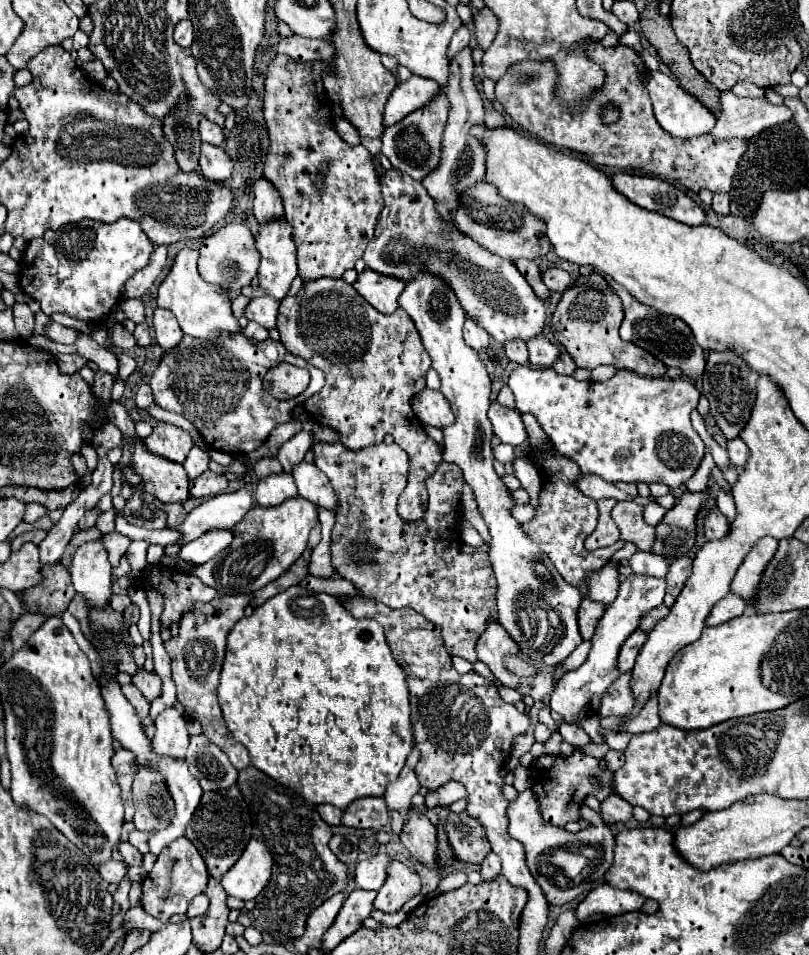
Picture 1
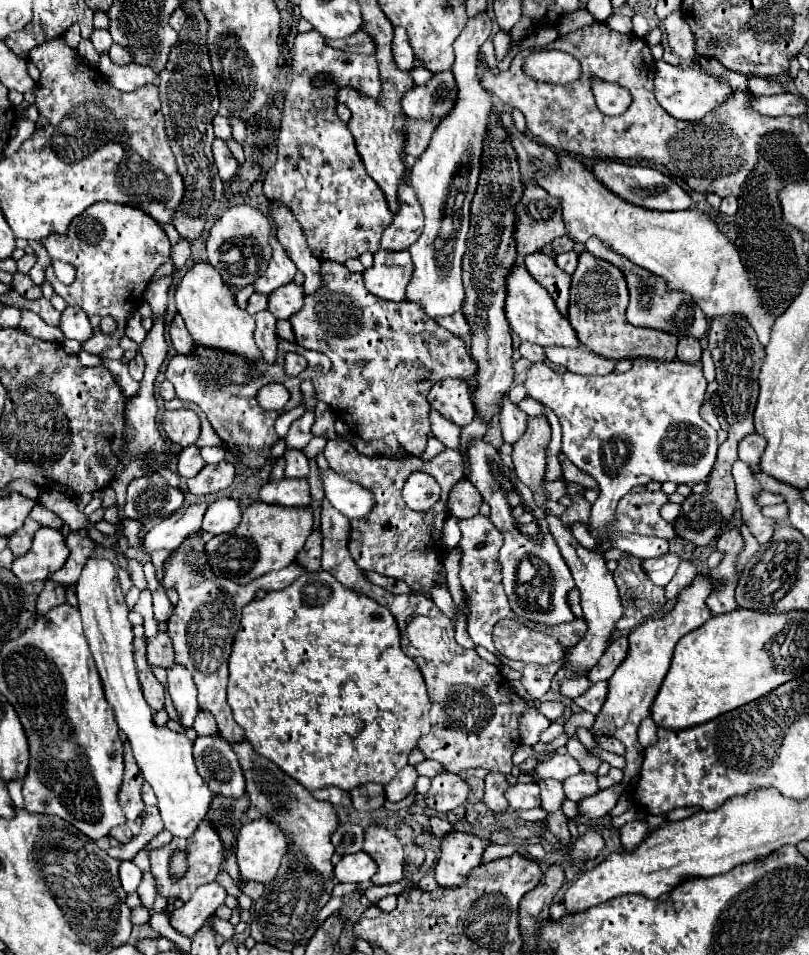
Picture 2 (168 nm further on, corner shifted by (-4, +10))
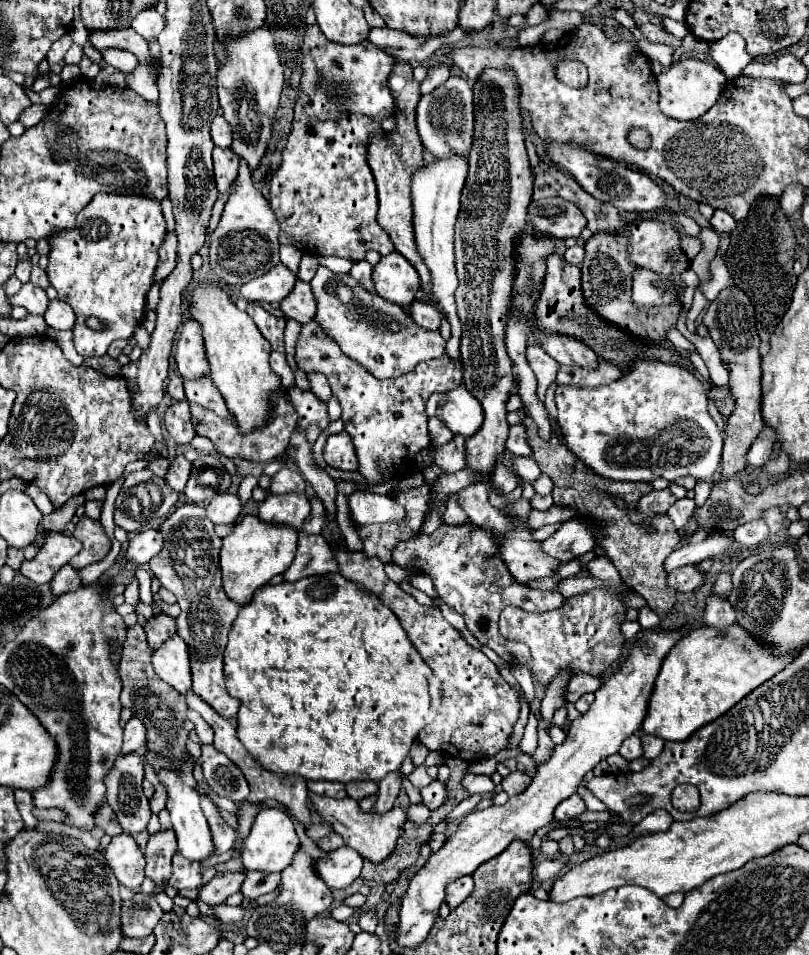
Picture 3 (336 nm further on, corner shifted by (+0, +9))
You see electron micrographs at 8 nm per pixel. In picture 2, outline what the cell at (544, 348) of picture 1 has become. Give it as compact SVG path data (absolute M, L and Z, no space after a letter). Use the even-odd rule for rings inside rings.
M544 348L550 362L564 366L568 372L582 374L582 376L606 376L614 372L616 362L610 358L600 358L592 354L588 348Z

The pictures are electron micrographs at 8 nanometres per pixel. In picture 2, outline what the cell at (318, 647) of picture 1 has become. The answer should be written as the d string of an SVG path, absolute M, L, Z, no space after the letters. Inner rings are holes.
M320 570L320 572L308 572L300 576L294 584L290 584L284 590L272 590L266 592L264 598L252 600L248 606L242 610L242 622L240 630L234 638L232 644L232 654L230 654L230 682L228 682L228 704L234 712L234 720L242 726L246 738L250 740L252 748L256 754L268 758L270 762L276 762L280 770L284 770L290 778L296 778L304 788L318 790L326 786L336 786L342 790L352 790L360 784L366 782L378 782L386 784L390 782L398 770L402 770L408 764L408 754L416 746L420 734L422 734L422 724L428 714L428 690L424 676L420 674L416 662L406 656L400 648L400 630L396 626L396 620L392 614L374 602L372 598L364 594L356 594L354 590L348 590L342 586L332 574Z

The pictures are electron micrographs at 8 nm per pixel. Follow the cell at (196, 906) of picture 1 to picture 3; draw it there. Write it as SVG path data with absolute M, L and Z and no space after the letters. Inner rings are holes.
M222 873L218 877L214 877L212 881L208 881L206 885L202 885L202 889L198 891L198 897L194 901L202 901L210 907L220 905L226 901L228 895L240 891L240 885L244 881L244 875L238 873Z

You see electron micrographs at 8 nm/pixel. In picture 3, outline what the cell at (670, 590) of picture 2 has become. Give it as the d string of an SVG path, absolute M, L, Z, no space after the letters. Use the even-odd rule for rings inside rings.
M688 565L688 567L680 567L672 573L668 573L666 583L668 583L670 589L674 589L678 593L686 593L686 591L692 591L692 589L700 587L702 581L704 581L704 575L698 569L694 569L692 565Z

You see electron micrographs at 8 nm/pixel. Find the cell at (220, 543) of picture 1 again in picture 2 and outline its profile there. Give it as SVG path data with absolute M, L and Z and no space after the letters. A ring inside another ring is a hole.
M220 496L208 506L202 528L210 534L224 534L232 532L240 524L240 520L242 520L242 510L238 502L234 498Z

